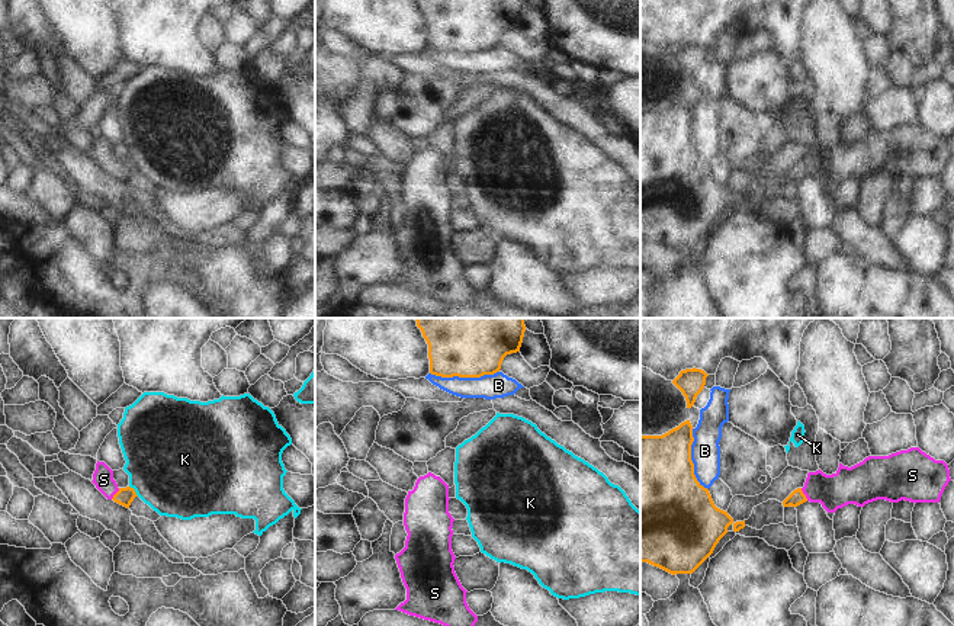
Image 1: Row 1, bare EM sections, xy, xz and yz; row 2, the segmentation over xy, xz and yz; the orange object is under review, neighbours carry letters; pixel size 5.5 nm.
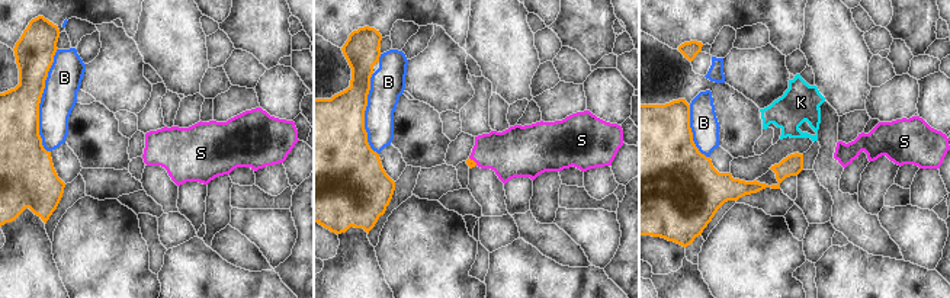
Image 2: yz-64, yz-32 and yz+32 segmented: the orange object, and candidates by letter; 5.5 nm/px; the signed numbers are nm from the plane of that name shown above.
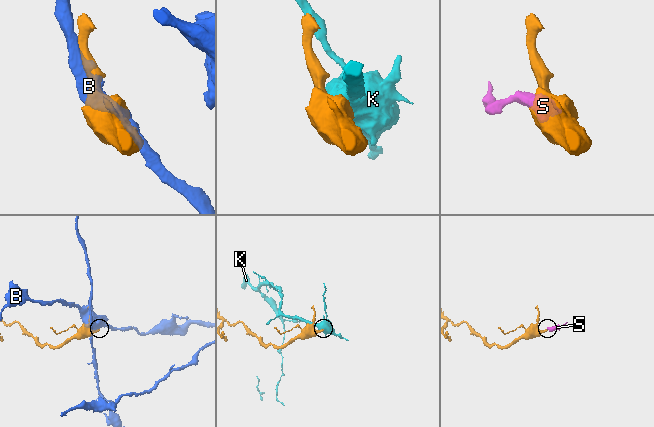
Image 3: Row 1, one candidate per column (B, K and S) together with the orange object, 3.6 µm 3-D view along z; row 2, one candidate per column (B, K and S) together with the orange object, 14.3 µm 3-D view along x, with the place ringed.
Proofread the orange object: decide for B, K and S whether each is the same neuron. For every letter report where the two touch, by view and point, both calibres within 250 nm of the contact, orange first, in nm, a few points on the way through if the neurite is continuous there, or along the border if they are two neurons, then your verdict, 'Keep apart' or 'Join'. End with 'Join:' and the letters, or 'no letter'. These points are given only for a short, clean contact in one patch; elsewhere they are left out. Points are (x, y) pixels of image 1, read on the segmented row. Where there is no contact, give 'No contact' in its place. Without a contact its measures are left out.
B: Touches orange at xz (463, 376). Thickness 480 nm (orange) against 140 nm. Keep apart
K: Touches orange at xy (134, 491). Thickness 100 nm (orange) against 480 nm. Boundary: xy (129, 485), (138, 496). Keep apart
S: Touches orange at yz (803, 494). Thickness 80 nm (orange) against 190 nm. Path across: yz (796, 497), (803, 494), (845, 487). Join
Join: S.

